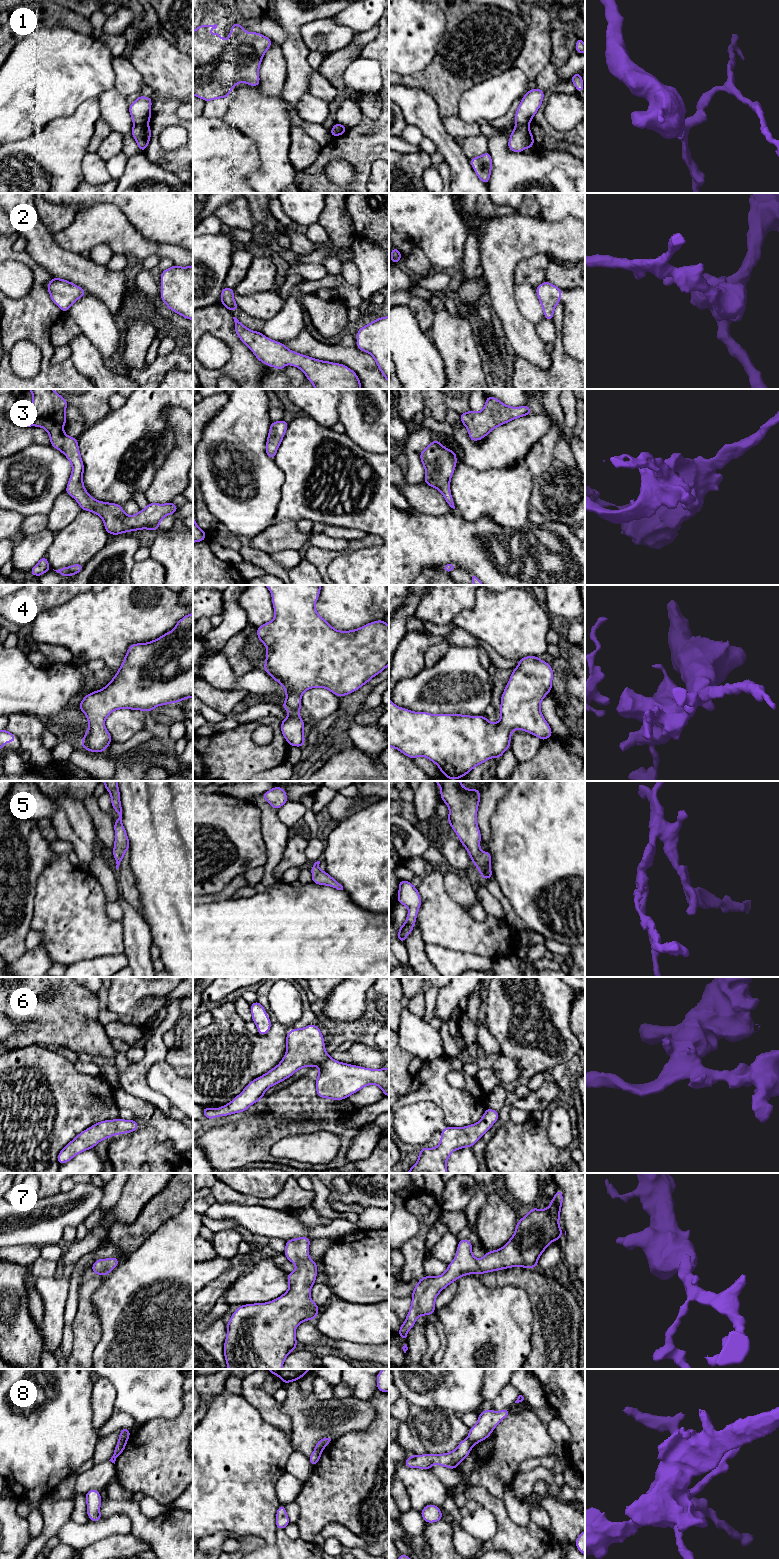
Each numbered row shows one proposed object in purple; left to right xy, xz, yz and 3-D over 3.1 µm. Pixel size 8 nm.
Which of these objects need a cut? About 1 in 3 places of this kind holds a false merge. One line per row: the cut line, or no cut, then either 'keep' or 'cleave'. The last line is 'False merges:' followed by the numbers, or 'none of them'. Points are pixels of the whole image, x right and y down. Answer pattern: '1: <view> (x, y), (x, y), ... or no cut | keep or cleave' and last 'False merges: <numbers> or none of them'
1: xy (147, 123), (134, 126) | cleave
2: no cut | keep
3: no cut | keep
4: no cut | keep
5: no cut | keep
6: no cut | keep
7: no cut | keep
8: xy (119, 1440), (126, 1441) | cleave
False merges: 1, 8

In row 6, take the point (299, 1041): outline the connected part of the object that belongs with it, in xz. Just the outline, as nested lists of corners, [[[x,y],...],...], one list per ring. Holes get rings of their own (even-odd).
[[[310,1024],[302,1029],[294,1028],[286,1034],[286,1053],[282,1061],[270,1069],[261,1077],[255,1078],[245,1089],[235,1097],[230,1103],[220,1108],[202,1107],[205,1118],[213,1119],[219,1116],[231,1115],[244,1112],[249,1106],[261,1100],[264,1092],[273,1085],[282,1082],[292,1076],[297,1070],[303,1067],[318,1066],[319,1075],[316,1079],[316,1091],[320,1098],[333,1099],[339,1101],[348,1098],[365,1086],[374,1084],[379,1086],[385,1096],[389,1096],[389,1068],[388,1069],[369,1069],[347,1063],[341,1063],[332,1059],[325,1051],[324,1037],[318,1026]]]

